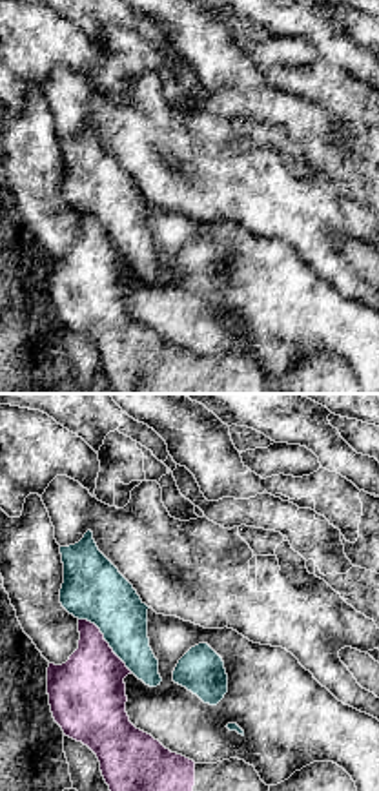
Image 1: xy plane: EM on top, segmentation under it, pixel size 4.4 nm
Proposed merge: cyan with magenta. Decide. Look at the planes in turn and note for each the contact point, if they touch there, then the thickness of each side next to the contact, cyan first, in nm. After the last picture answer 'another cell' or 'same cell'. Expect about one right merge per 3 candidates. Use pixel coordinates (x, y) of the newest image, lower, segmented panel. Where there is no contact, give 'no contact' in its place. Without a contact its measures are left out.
meets cyan at (104, 638); 280 nm thick on the cyan side, 320 nm on the other

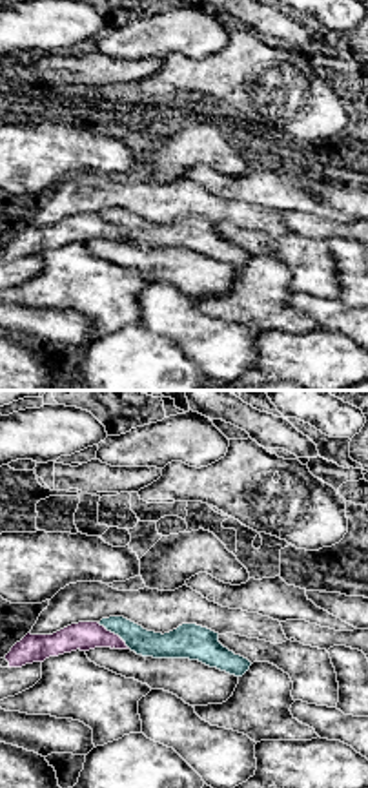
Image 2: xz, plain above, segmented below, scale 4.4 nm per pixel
meets cyan at (113, 632); 120 nm thick on the cyan side, 130 nm on the other

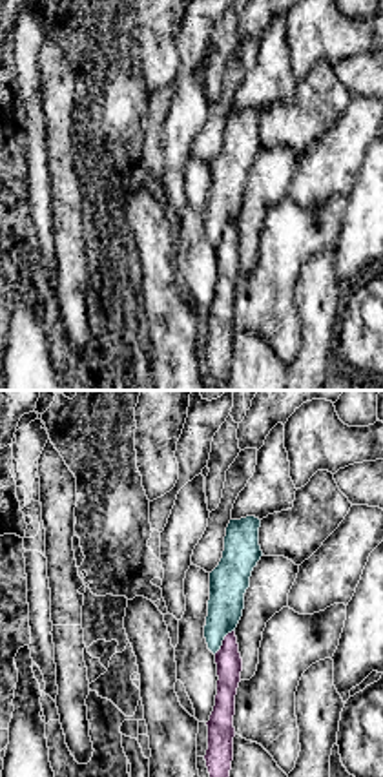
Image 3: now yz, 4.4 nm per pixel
meets cyan at (223, 639); 170 nm thick on the cyan side, 120 nm on the other

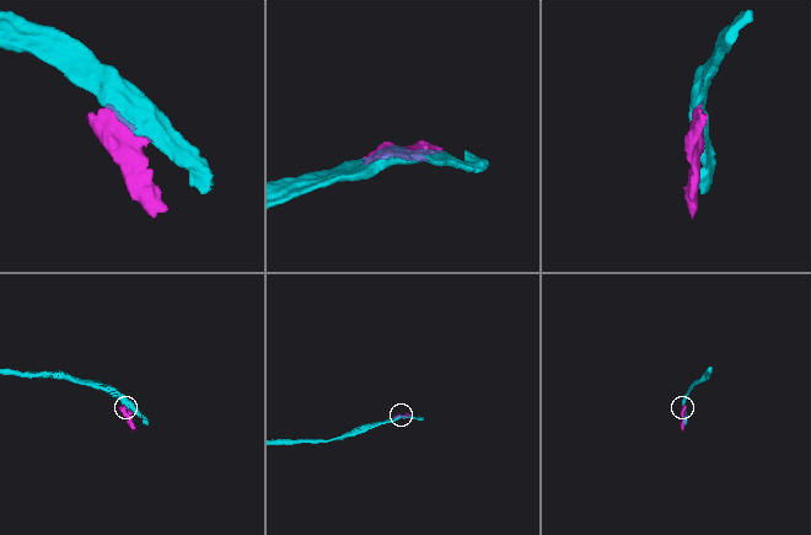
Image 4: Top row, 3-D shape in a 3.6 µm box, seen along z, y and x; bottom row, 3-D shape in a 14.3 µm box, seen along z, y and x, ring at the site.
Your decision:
another cell

